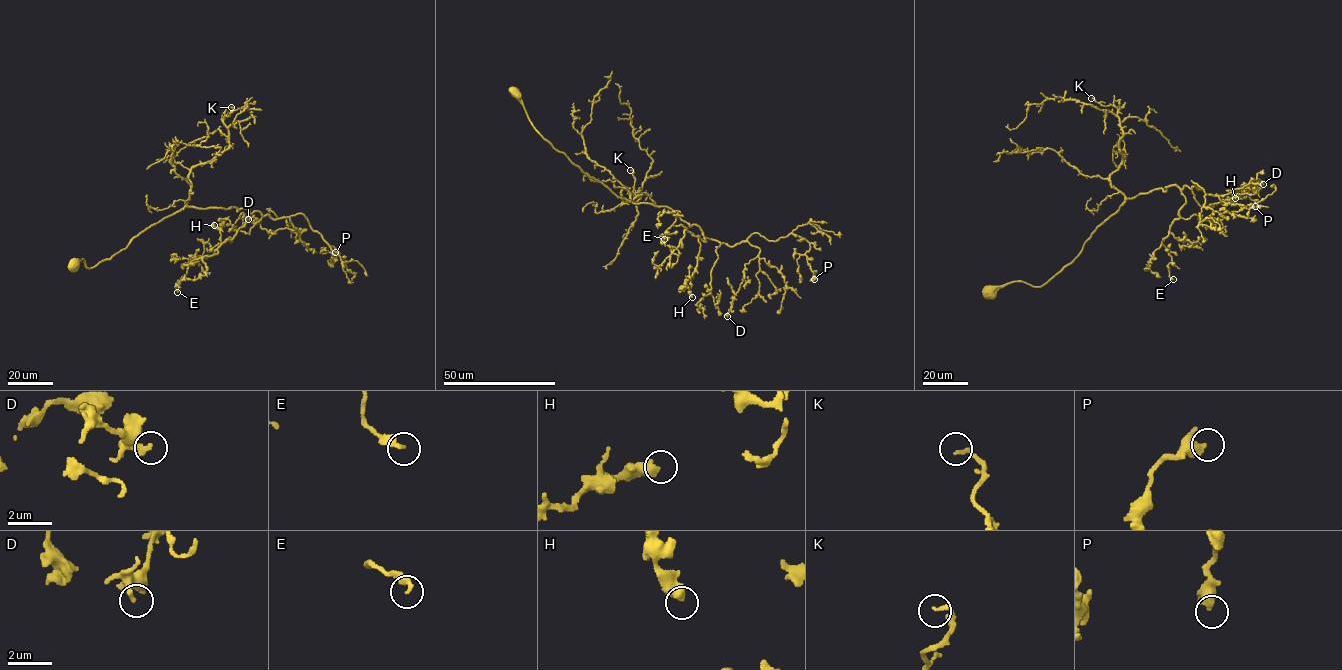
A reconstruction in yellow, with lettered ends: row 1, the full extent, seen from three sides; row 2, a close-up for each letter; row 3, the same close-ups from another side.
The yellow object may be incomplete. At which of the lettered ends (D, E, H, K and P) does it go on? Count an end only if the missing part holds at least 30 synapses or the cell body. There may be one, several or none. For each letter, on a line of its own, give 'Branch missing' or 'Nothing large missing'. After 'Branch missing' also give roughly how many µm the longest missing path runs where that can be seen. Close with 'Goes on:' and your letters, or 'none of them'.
D: Nothing large missing
E: Nothing large missing
H: Nothing large missing
K: Nothing large missing
P: Nothing large missing
Goes on: none of them

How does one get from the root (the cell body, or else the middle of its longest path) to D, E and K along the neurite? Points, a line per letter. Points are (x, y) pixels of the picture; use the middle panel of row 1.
D: (516, 93), (535, 130), (617, 196), (668, 206), (711, 240), (758, 248), (745, 265), (727, 316)
E: (516, 93), (535, 129), (582, 170), (620, 198), (668, 206), (706, 241), (681, 224), (664, 239)
K: (516, 93), (535, 130), (630, 202), (627, 189), (624, 202), (650, 195), (635, 195), (630, 170)

